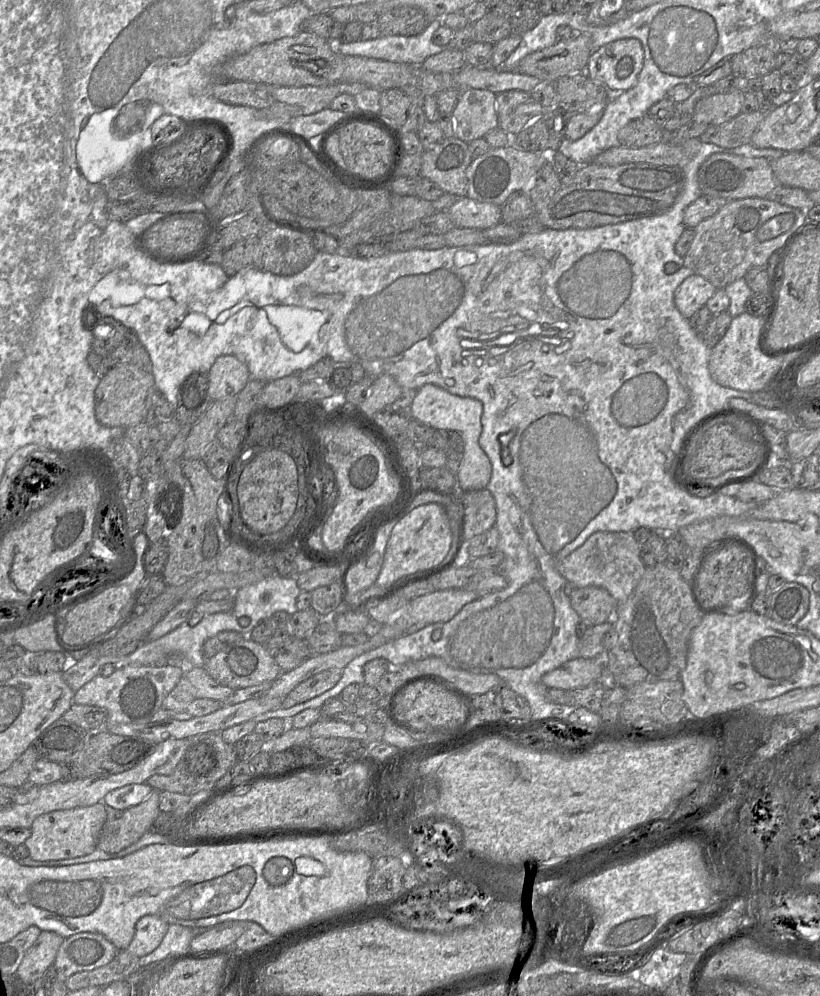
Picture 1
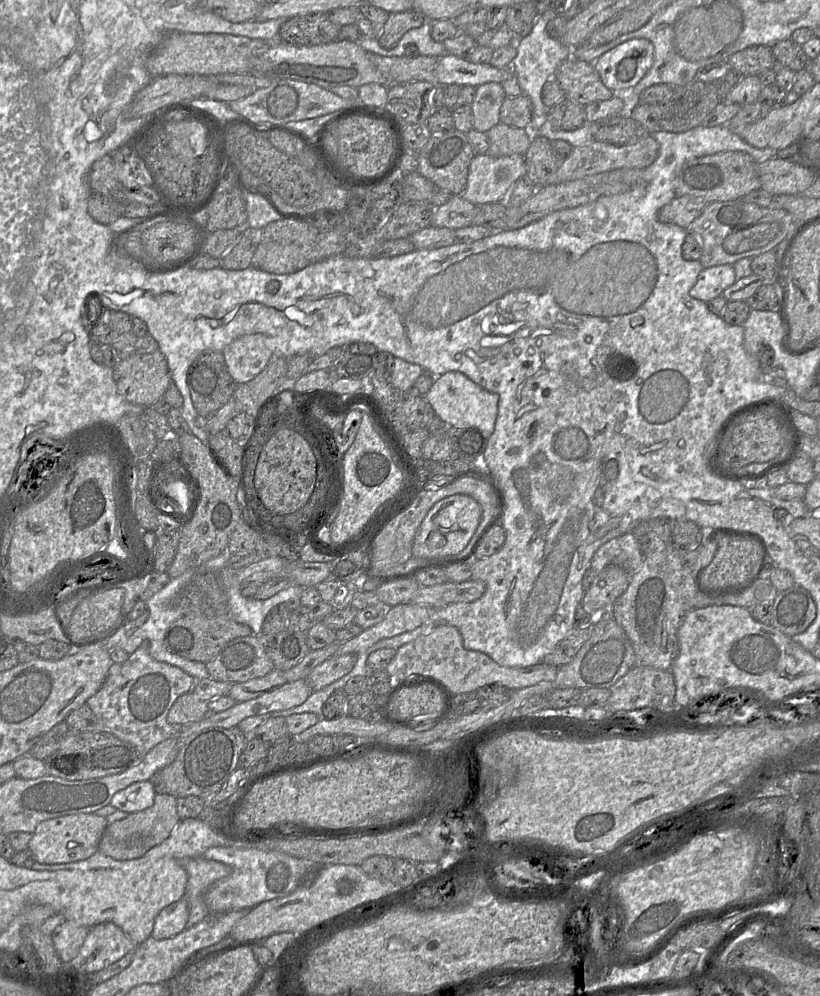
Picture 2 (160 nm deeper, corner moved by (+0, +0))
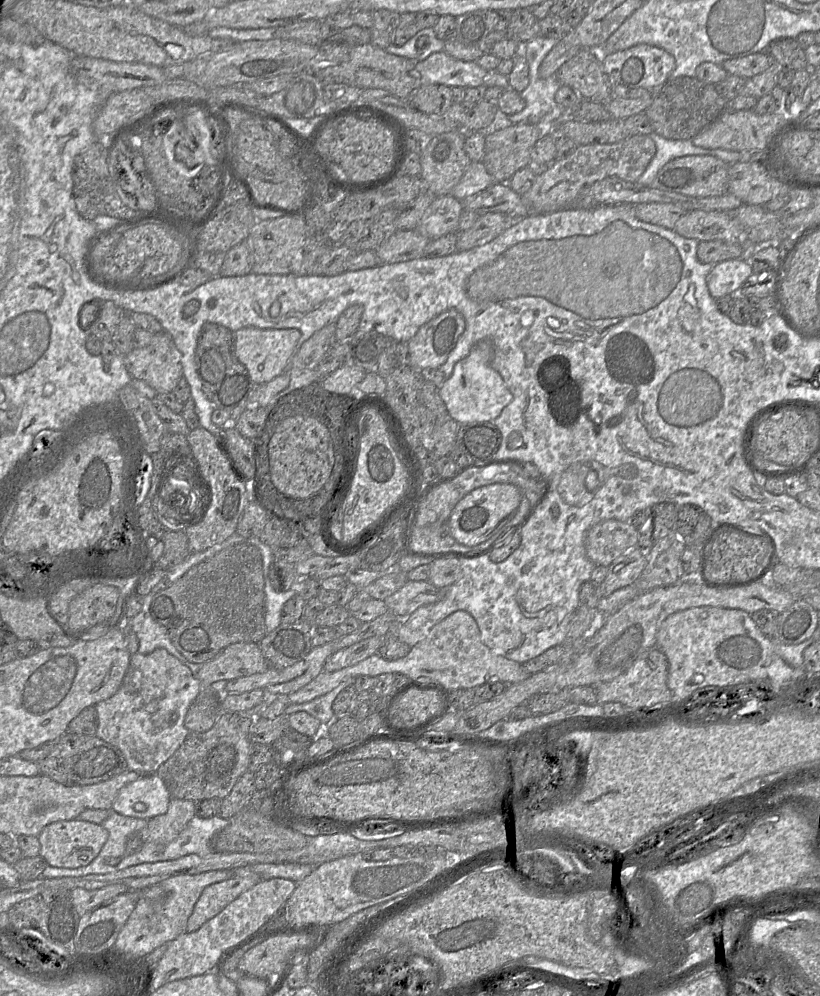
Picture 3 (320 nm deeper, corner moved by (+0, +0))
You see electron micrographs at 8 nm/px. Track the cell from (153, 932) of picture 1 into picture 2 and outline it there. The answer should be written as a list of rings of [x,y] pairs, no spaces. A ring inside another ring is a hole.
[[[180,899],[163,908],[157,915],[151,937],[156,940],[169,939],[186,929],[188,902]]]

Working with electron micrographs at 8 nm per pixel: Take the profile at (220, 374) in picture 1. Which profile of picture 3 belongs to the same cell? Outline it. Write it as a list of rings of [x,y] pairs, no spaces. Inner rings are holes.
[[[243,327],[235,331],[235,353],[247,368],[251,379],[256,384],[263,384],[283,373],[296,352],[296,345],[301,333],[296,328],[257,328]]]

